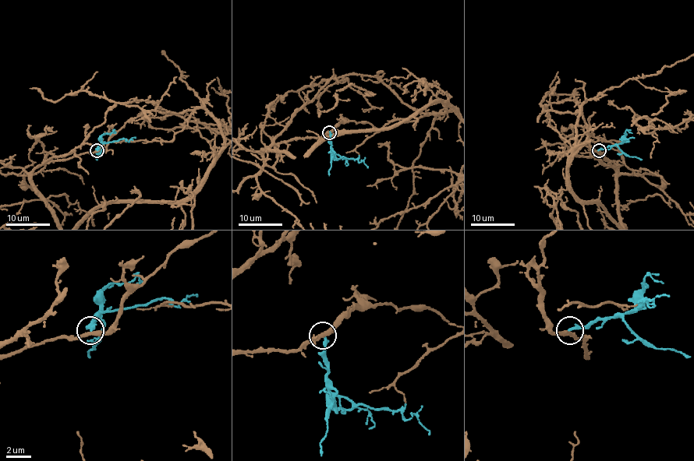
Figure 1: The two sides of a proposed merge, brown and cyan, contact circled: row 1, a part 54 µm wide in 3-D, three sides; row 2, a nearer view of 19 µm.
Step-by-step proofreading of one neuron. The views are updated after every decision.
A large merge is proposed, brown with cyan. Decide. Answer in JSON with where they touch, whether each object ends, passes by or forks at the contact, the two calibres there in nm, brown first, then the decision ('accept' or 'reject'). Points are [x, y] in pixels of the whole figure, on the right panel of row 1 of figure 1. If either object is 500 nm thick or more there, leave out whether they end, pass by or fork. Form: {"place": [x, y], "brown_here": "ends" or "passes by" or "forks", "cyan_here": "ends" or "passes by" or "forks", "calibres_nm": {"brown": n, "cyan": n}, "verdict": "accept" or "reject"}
{"place": [599, 150], "brown_here": "passes by", "cyan_here": "ends", "calibres_nm": {"brown": 340, "cyan": 280}, "verdict": "reject"}

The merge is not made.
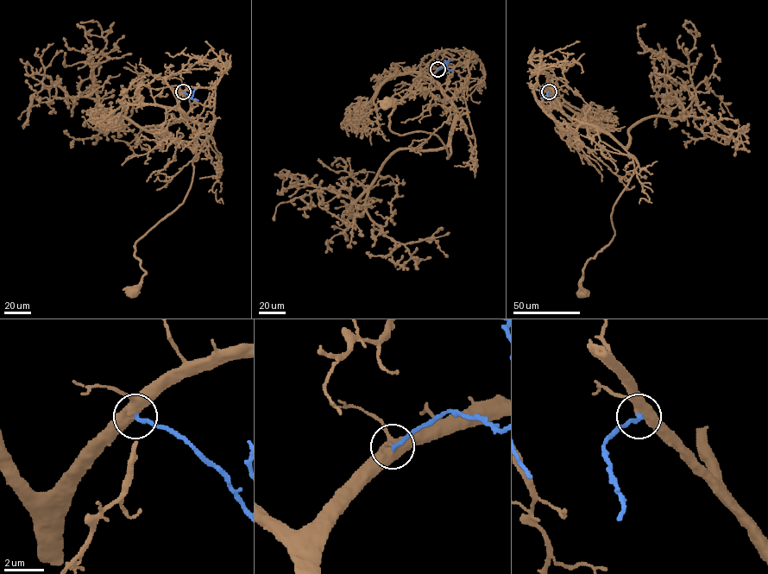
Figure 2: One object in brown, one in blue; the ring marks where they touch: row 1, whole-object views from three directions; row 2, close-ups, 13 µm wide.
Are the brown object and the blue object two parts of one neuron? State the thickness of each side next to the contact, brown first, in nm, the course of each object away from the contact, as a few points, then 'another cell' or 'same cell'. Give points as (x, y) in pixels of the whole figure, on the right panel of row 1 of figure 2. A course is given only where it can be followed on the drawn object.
480/200 nm | brown via (550, 92), (565, 114), (603, 129), (638, 162), (613, 206), (613, 240), (588, 261), (583, 270), (581, 291) | blue via (549, 92), (548, 98), (544, 98), (540, 88) | same cell

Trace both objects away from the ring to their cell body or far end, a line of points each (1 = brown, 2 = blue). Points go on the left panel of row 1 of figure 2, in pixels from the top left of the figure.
1: (183, 92), (179, 108), (199, 126), (192, 185), (182, 203), (135, 244), (135, 255), (145, 274), (133, 291)
2: (183, 92), (192, 98), (195, 88)

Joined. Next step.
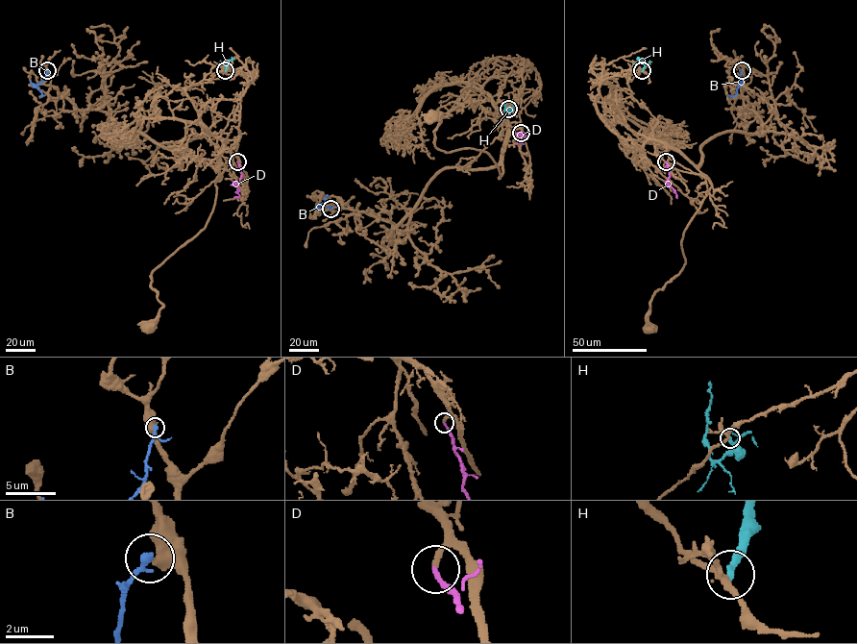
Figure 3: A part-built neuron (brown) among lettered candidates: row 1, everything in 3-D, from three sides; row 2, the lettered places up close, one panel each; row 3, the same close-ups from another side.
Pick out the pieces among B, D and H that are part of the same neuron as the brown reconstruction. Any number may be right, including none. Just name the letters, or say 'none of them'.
D

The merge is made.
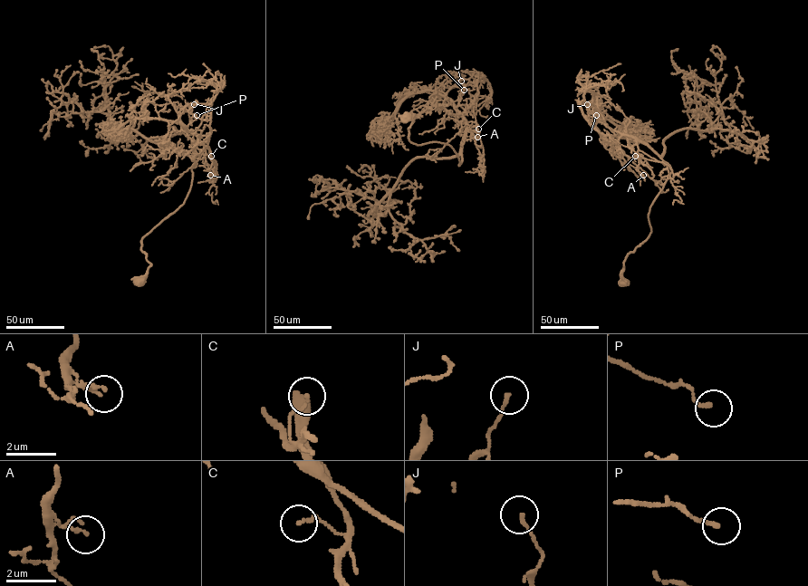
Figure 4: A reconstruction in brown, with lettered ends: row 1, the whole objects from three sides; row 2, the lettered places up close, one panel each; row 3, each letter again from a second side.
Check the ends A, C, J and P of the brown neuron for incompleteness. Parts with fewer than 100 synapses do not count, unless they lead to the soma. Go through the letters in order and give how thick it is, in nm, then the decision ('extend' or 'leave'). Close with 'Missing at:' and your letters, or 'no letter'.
A: 90 nm | leave
C: 110 nm | leave
J: 110 nm | leave
P: 150 nm | leave
Missing at: no letter

